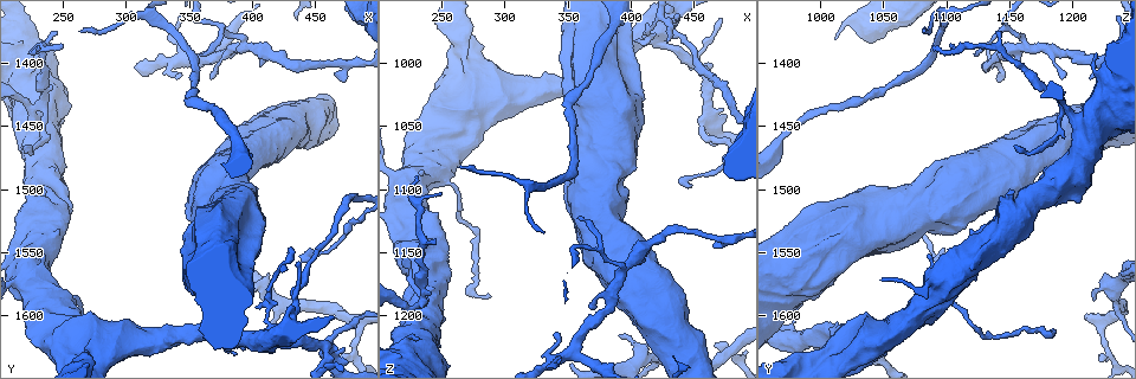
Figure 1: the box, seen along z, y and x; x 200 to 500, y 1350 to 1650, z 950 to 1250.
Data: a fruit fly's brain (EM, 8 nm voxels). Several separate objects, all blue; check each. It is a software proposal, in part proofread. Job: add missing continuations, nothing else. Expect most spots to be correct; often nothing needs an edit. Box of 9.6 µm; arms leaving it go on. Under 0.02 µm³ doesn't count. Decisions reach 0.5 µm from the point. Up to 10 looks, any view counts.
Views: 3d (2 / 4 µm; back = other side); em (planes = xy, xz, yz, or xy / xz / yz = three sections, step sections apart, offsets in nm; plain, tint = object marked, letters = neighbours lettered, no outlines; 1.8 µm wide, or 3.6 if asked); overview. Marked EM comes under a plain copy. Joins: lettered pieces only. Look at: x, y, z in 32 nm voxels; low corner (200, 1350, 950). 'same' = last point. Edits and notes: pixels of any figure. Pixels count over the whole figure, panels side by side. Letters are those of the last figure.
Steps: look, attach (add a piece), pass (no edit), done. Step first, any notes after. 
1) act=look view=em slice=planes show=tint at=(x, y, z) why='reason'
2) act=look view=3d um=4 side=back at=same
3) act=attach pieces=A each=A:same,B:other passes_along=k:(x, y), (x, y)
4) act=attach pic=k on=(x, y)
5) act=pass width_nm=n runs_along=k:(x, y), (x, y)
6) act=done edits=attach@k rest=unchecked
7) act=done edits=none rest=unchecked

act=look view=3d um=2 at=(446, 1546, 1098) why='tapers out'

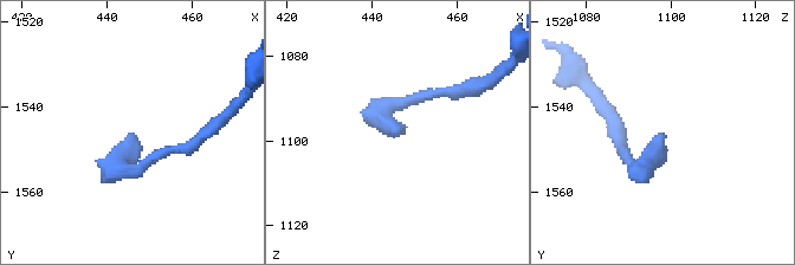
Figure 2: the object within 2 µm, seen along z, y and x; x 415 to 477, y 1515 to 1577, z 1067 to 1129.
act=look view=em slice=planes show=letters at=(445, 1545, 1097)

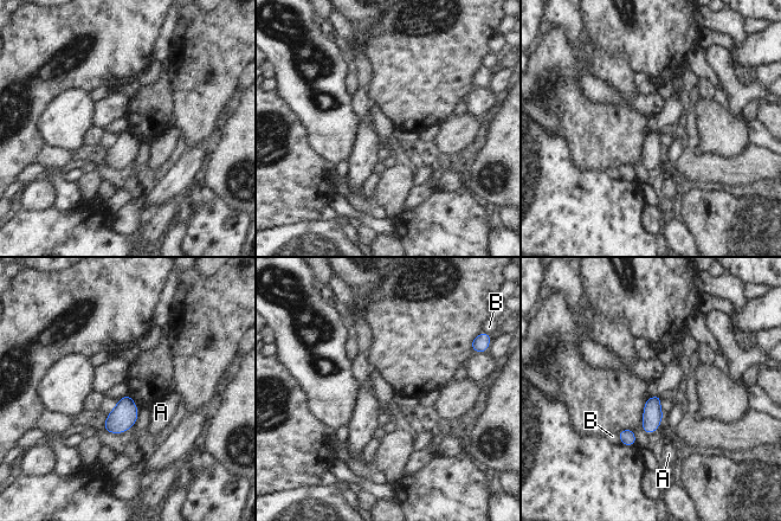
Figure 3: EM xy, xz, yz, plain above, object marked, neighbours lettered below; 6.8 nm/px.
act=pass each=A:other,B:other border=3:(617, 431), (620, 443) found='no lettered piece goes on from it'

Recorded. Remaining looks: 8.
act=look view=3d um=4 side=back at=(394, 1588, 1218) why='an open end'

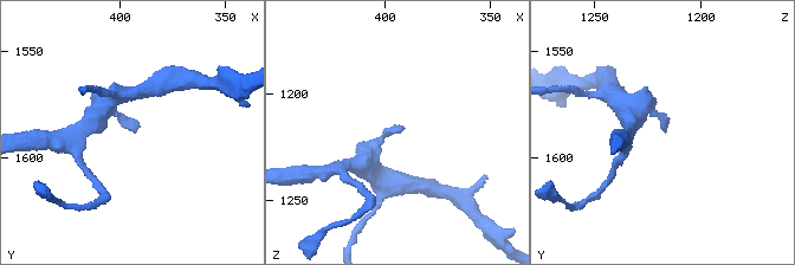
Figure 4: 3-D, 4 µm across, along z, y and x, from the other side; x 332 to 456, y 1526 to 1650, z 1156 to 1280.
act=look view=em slice=planes show=letters at=(393, 1588, 1219) why='shape alone is not enough'

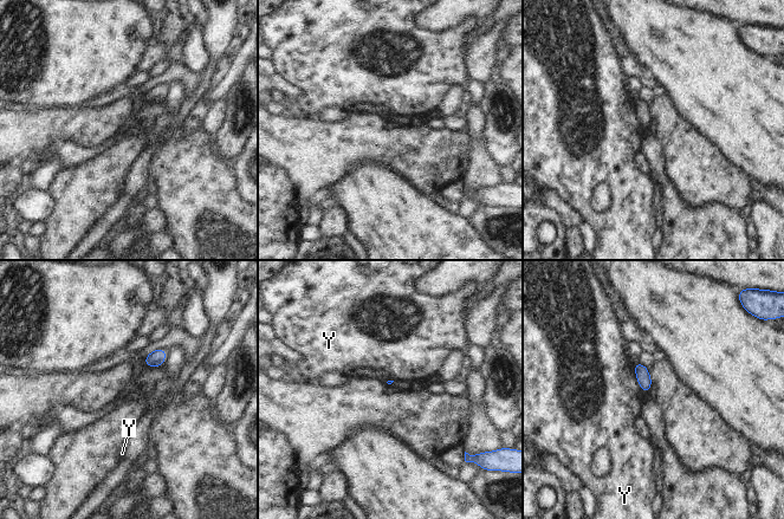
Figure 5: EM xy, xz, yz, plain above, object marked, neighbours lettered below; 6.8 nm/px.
act=pass each=Y:other border=5:(632, 363), (635, 378), (643, 394) found='no lettered piece goes on from it'

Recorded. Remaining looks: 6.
act=look view=em um=3.6 slice=planes show=letters at=(266, 1374, 1084) why='branch stops here'

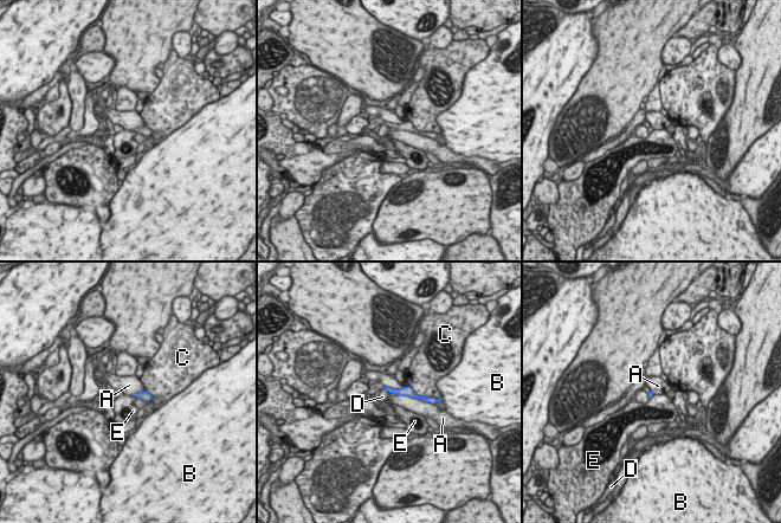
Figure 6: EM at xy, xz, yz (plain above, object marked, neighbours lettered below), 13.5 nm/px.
act=pass each=A:other,B:other,C:other,D:other,E:other border=6:(392, 392), (425, 400), (430, 404) found='no lettered piece goes on from it'

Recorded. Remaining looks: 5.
act=look view=em slice=planes show=letters at=(368, 1412, 1192) why='tapers out'

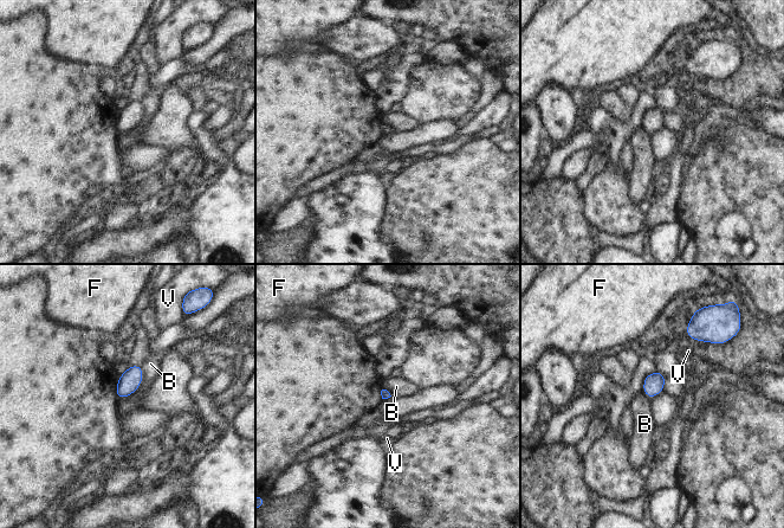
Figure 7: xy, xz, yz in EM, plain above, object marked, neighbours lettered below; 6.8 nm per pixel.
act=pass each=B:other,F:other,V:other border=7:(141, 365), (142, 382), (136, 390) found='none of them fits'

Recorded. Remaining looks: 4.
act=done edits=none rest=unchecked

